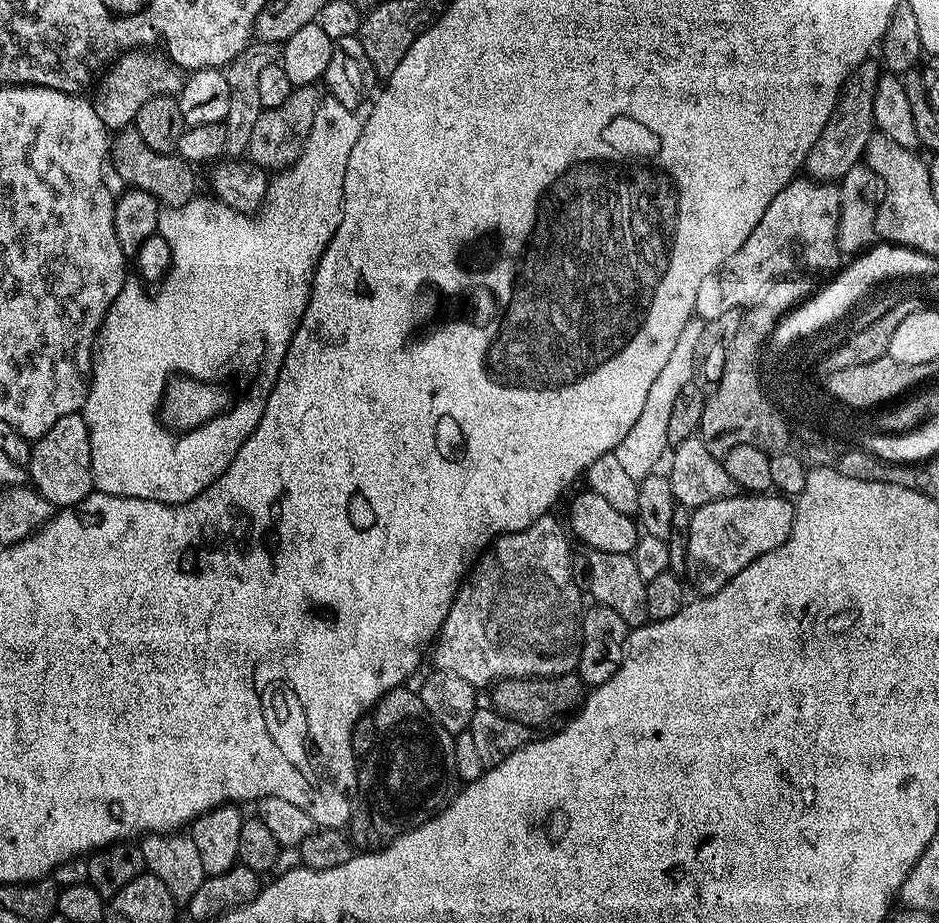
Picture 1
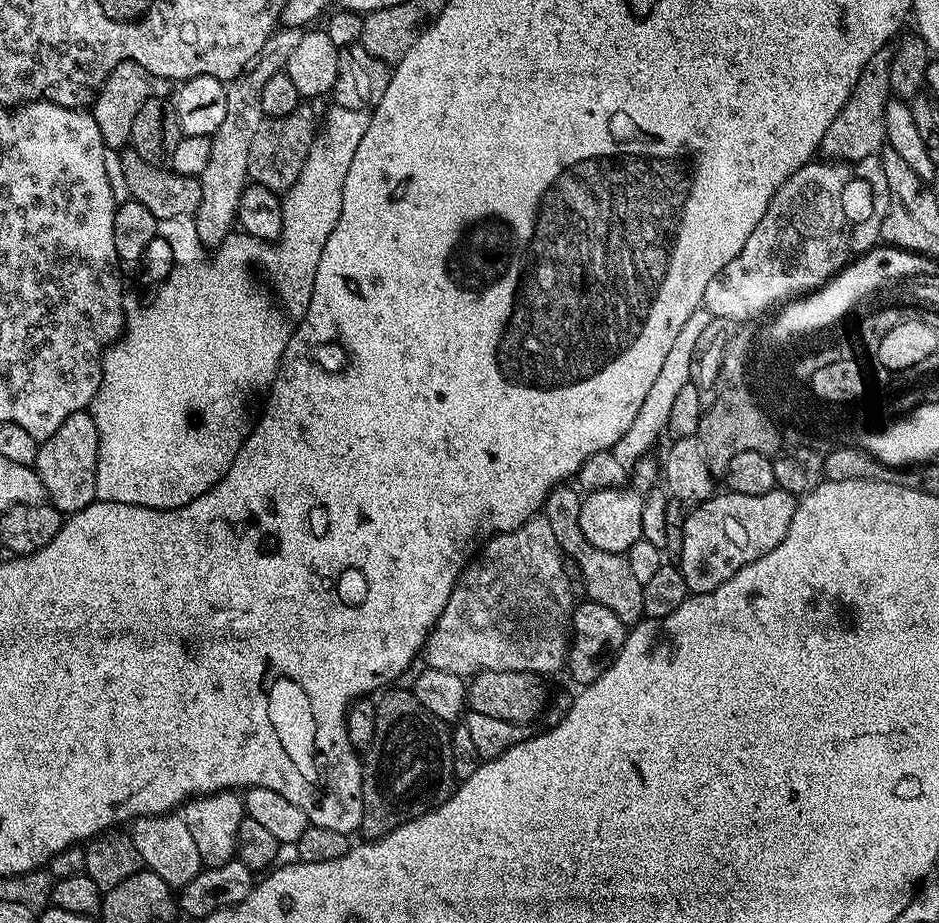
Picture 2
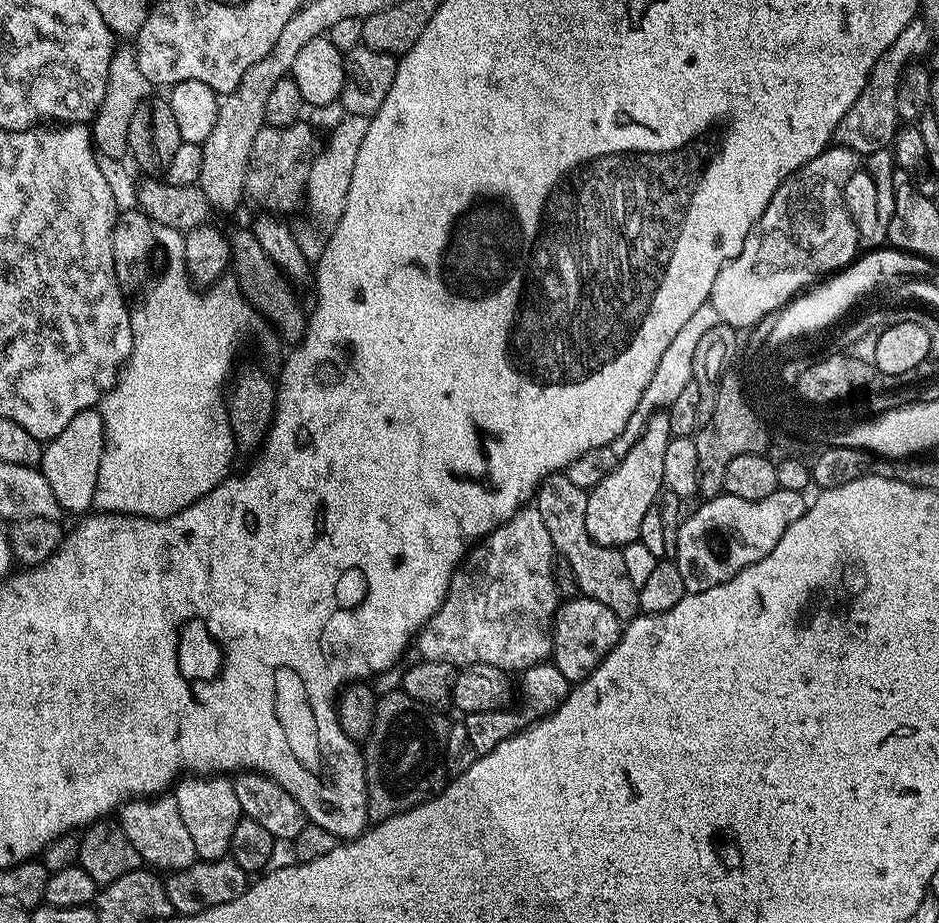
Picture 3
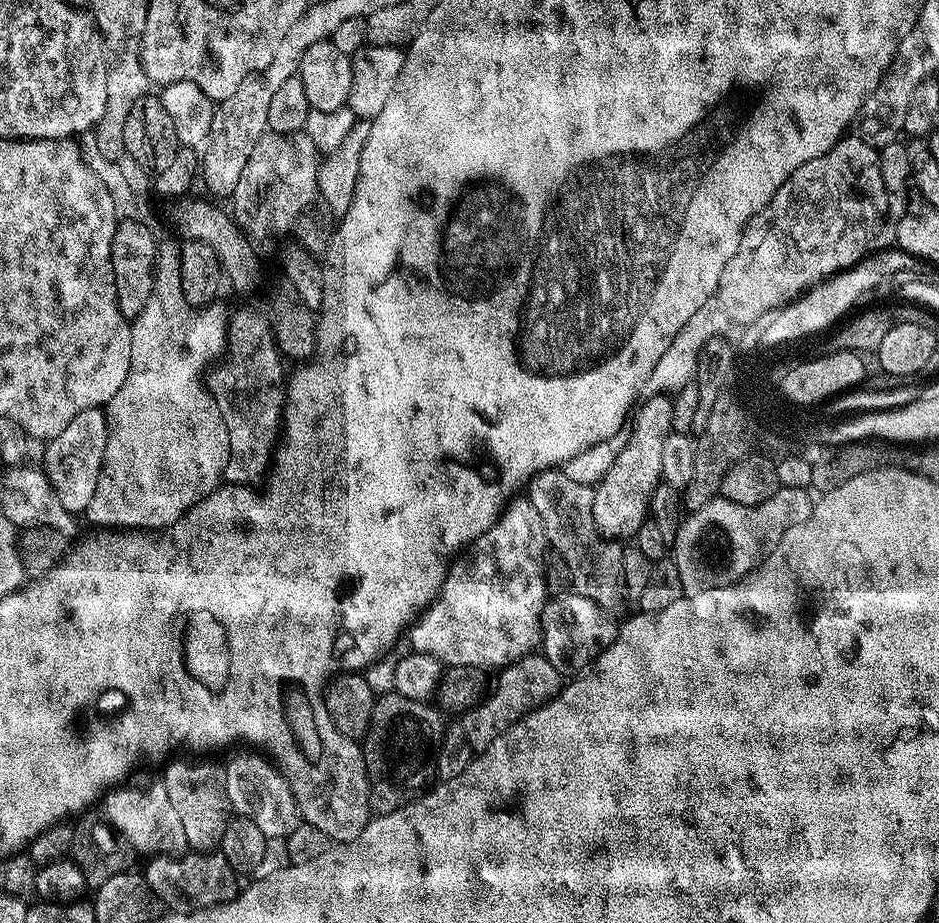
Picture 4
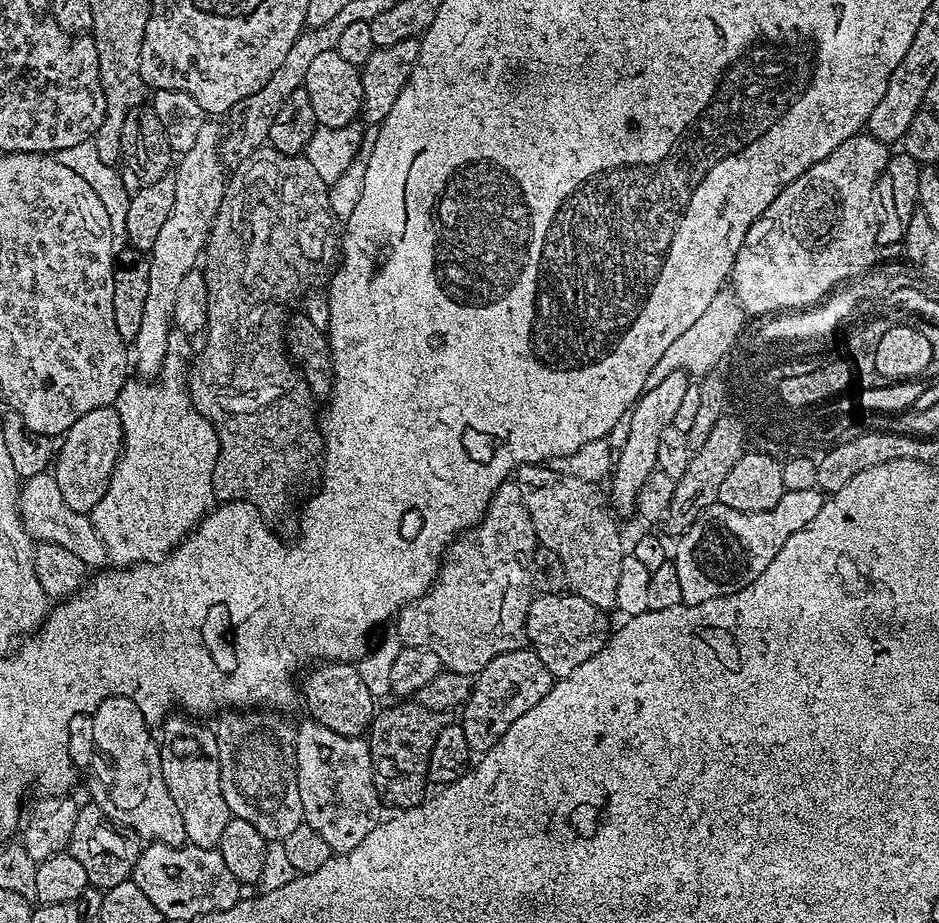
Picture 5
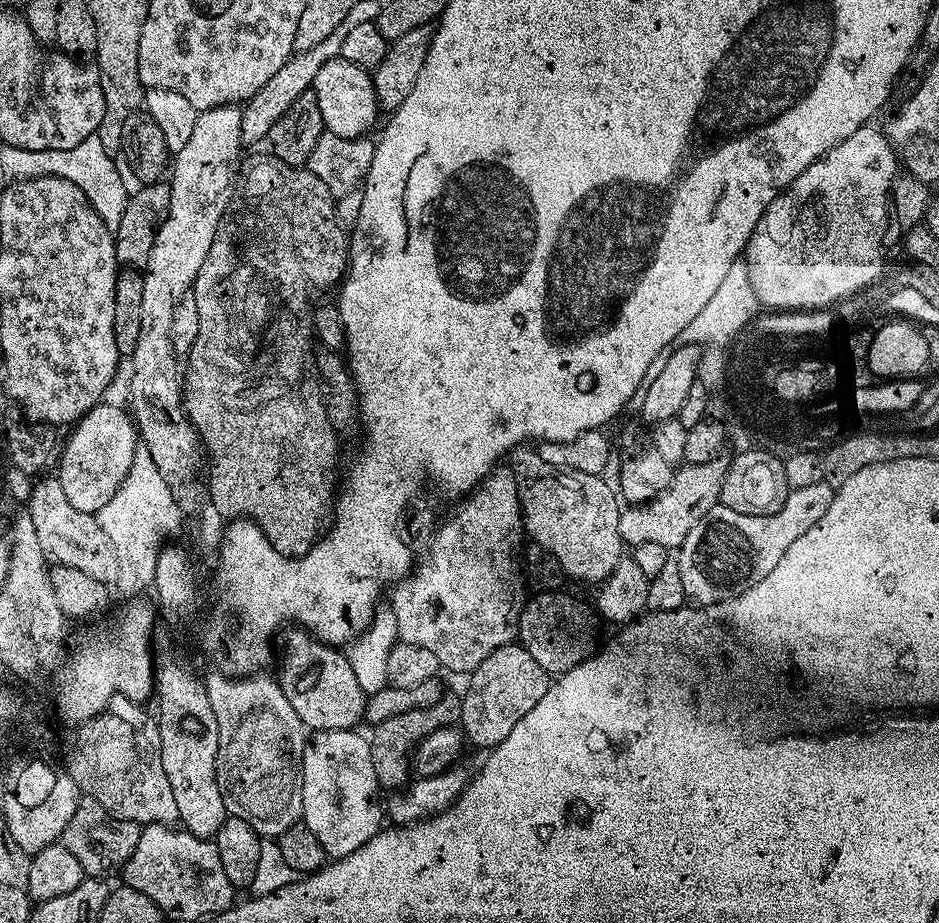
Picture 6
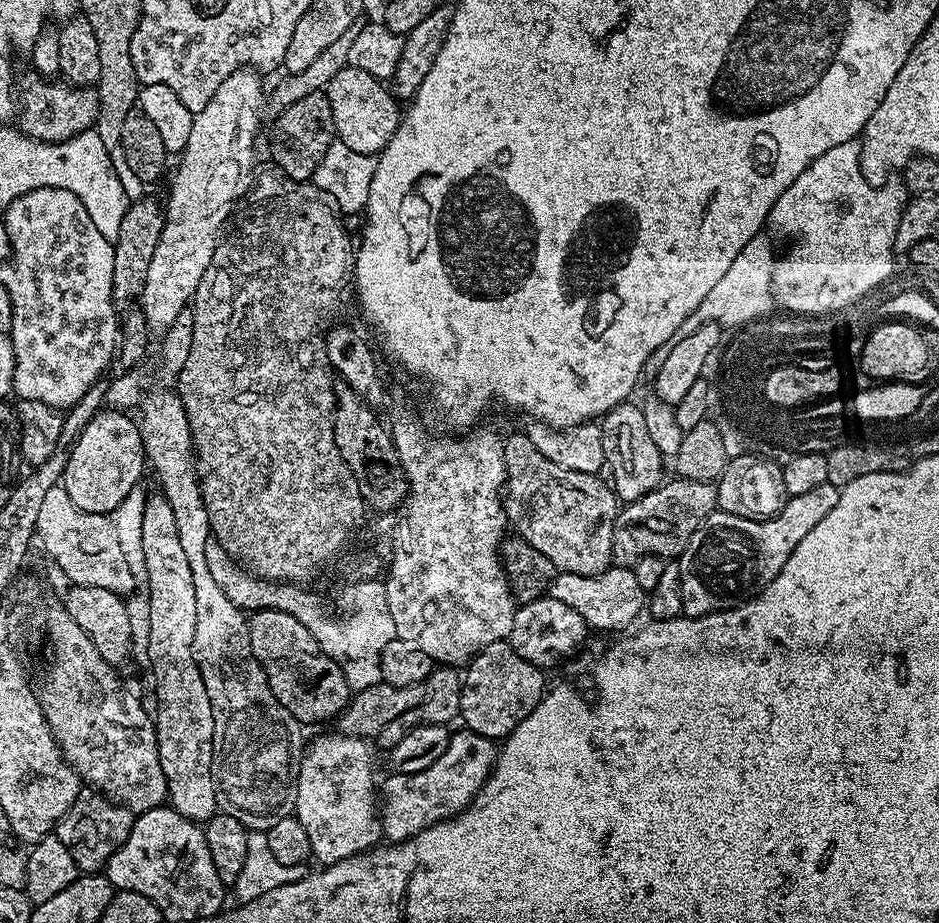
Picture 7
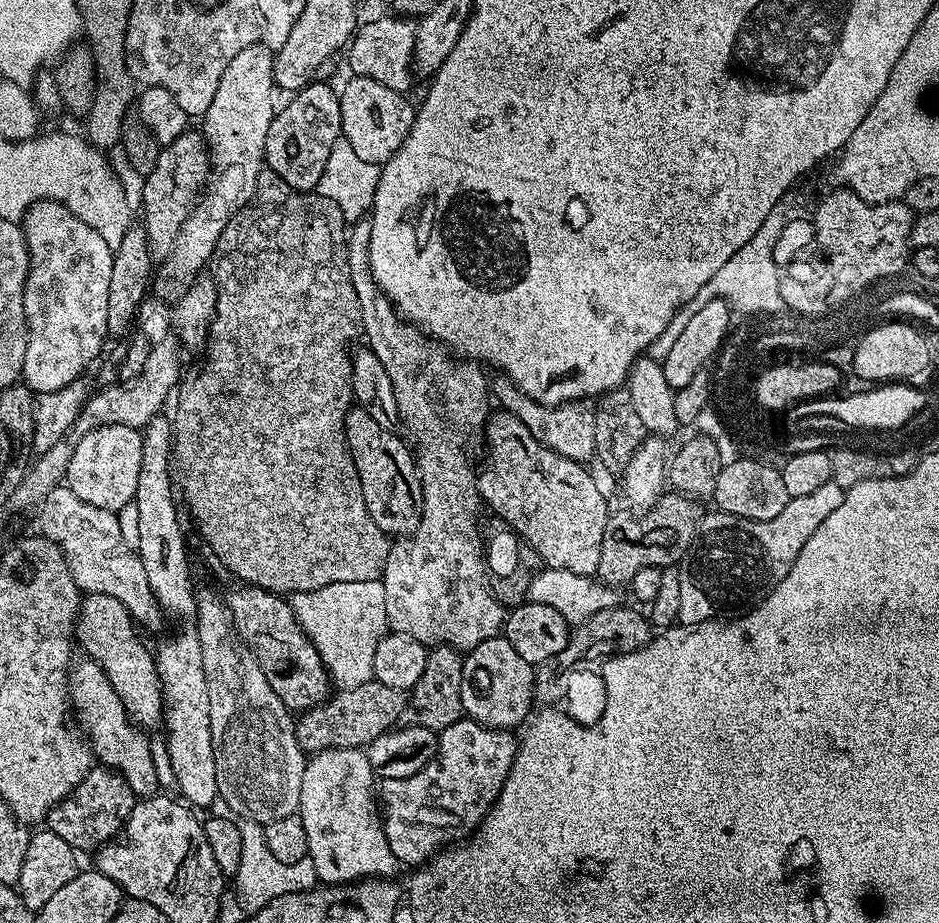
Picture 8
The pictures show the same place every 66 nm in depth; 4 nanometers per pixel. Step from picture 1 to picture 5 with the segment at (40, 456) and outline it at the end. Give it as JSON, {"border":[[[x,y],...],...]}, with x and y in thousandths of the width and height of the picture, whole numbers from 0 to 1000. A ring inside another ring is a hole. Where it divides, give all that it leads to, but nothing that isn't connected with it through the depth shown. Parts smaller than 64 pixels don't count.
{"border":[[[119,440],[87,449],[87,453],[83,453],[83,457],[68,469],[63,478],[64,486],[58,490],[58,515],[62,531],[66,531],[66,540],[70,540],[70,548],[75,548],[75,553],[96,557],[100,548],[109,544],[109,535],[113,535],[131,479],[128,454]]]}

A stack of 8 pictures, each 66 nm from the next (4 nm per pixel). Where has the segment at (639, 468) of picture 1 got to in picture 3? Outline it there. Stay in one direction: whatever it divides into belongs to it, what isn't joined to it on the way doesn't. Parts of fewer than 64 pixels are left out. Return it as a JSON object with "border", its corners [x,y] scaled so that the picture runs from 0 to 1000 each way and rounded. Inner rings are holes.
{"border":[[[753,328],[732,347],[731,353],[726,353],[726,358],[722,358],[722,363],[714,371],[714,376],[705,382],[705,392],[701,392],[701,401],[696,401],[696,410],[692,410],[688,423],[684,423],[684,436],[679,436],[671,457],[667,457],[667,466],[662,466],[662,470],[658,470],[658,475],[654,478],[663,491],[669,490],[671,483],[675,483],[675,479],[679,479],[691,451],[700,444],[710,444],[718,436],[718,431],[722,431],[722,427],[726,427],[728,419],[738,415],[739,379],[743,375],[748,362],[752,362],[752,358],[756,358],[765,350],[768,350],[765,340],[758,335],[757,328]]]}

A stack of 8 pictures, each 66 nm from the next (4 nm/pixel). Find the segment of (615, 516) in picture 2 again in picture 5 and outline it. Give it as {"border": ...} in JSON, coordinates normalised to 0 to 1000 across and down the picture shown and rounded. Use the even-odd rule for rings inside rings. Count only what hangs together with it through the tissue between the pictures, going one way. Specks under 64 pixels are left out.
{"border":[[[732,403],[712,405],[705,414],[701,414],[701,418],[696,418],[696,423],[686,423],[685,427],[673,439],[671,450],[667,455],[667,464],[669,459],[669,473],[666,475],[665,482],[658,485],[658,493],[655,495],[654,506],[650,512],[650,525],[652,524],[650,546],[657,556],[672,555],[673,557],[678,554],[681,533],[684,531],[684,527],[688,523],[689,518],[700,508],[701,475],[705,475],[705,466],[716,463],[718,449],[722,449],[722,439],[727,434],[734,415],[735,408]]]}

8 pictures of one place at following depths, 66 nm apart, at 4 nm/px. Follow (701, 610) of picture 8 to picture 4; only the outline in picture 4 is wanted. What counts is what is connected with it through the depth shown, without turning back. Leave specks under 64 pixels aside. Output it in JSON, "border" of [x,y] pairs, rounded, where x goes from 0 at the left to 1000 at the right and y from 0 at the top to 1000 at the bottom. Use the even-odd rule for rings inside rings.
{"border":[[[831,529],[807,548],[786,548],[764,540],[752,544],[748,553],[732,556],[720,574],[718,606],[722,613],[727,645],[748,644],[748,639],[772,637],[801,619],[829,592],[833,579],[850,566],[863,561],[867,537],[859,529]]]}

